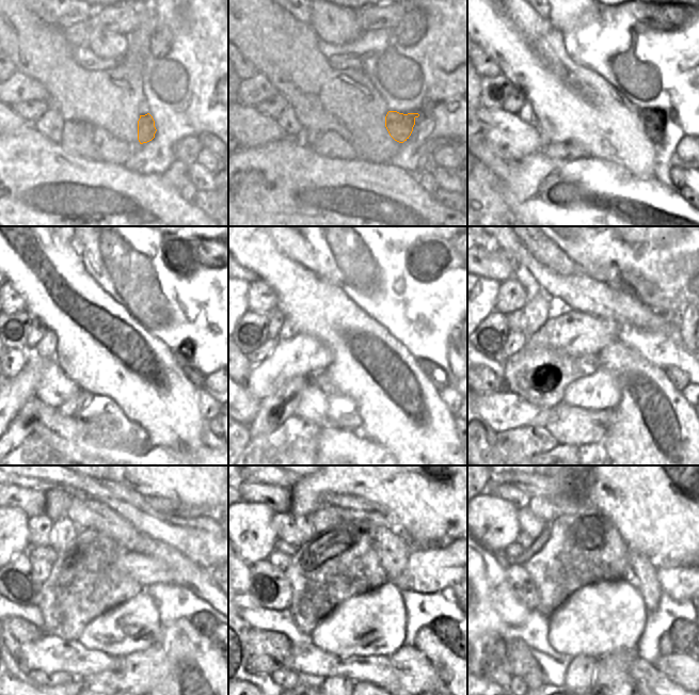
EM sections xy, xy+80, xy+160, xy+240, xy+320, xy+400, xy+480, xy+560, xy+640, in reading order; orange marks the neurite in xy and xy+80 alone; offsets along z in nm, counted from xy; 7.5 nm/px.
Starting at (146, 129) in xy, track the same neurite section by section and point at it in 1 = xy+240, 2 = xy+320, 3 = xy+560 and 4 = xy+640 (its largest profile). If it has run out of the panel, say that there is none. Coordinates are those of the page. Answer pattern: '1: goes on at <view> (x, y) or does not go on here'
1: goes on at xy+240 (186, 363)
2: goes on at xy+320 (437, 375)
3: goes on at xy+560 (445, 628)
4: goes on at xy+640 (683, 633)

